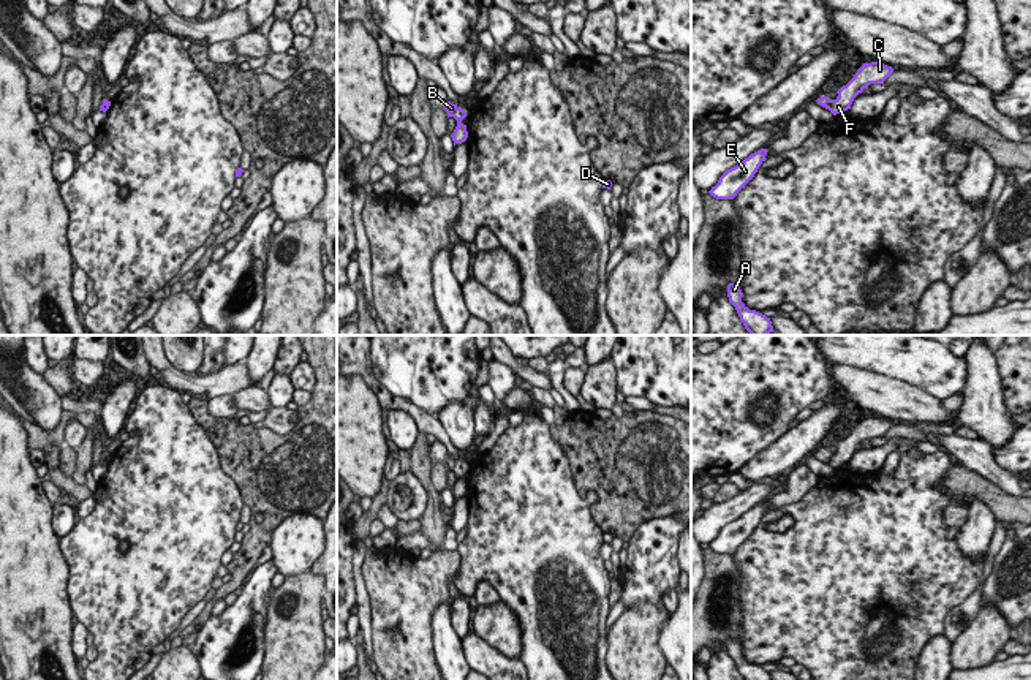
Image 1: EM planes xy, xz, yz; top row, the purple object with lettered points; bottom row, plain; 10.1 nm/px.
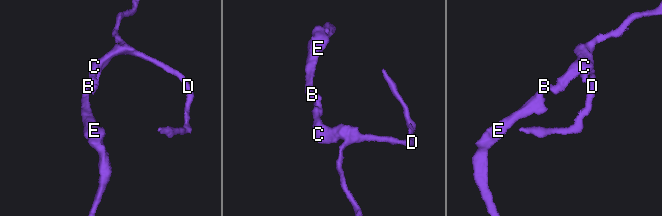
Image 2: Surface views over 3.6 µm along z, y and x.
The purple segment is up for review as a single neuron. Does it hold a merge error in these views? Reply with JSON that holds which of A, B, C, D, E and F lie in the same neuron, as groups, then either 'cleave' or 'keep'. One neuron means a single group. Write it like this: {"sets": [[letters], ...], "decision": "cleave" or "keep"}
{"sets": [["A", "B", "E"], ["C", "D", "F"]], "decision": "cleave"}

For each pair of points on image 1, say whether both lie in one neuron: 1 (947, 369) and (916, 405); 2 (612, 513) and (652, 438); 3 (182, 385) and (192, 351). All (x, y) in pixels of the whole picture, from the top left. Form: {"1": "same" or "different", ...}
{"1": "different", "2": "same", "3": "different"}

